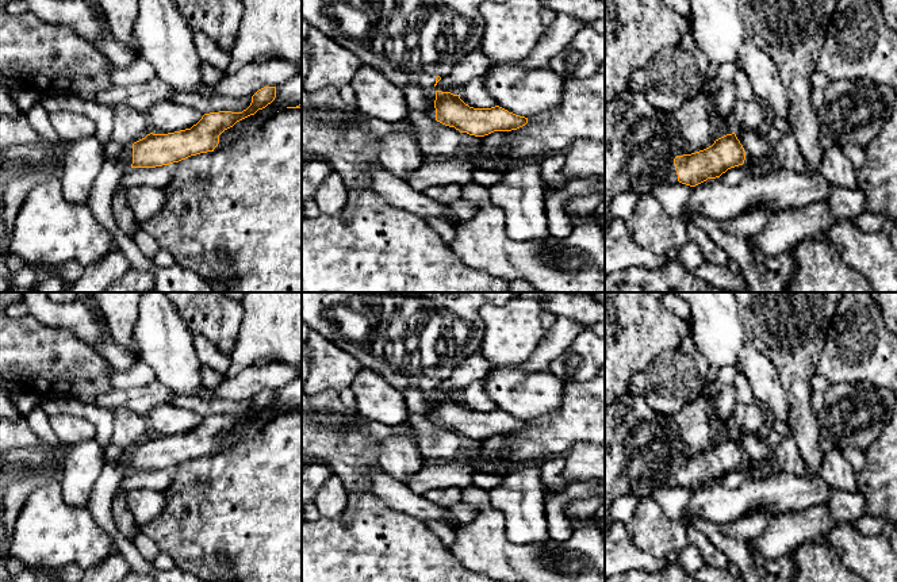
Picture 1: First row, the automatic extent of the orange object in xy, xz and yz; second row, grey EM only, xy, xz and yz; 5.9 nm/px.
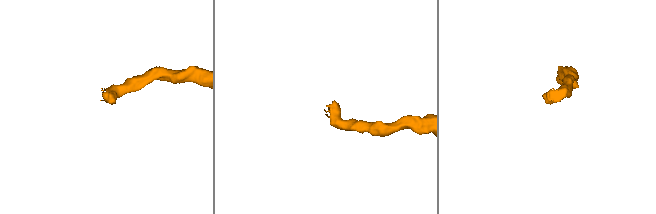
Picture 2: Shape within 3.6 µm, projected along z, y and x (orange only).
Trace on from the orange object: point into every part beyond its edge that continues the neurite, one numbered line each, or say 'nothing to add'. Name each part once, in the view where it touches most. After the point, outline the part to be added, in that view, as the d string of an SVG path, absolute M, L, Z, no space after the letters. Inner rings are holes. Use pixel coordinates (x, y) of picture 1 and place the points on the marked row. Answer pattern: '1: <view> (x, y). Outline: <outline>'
1: xy (127, 156). Outline: M129 145L122 156L123 162L129 169L131 169L133 164L133 145Z

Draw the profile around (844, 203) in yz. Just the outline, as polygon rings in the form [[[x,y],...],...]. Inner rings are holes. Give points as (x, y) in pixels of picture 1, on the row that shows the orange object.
[[[833,185],[827,203],[836,219],[856,222],[858,217],[867,211],[867,198],[859,188],[848,189]]]

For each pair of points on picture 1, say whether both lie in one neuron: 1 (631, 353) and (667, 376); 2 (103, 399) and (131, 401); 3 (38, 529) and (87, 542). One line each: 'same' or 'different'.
1: different
2: same
3: same

